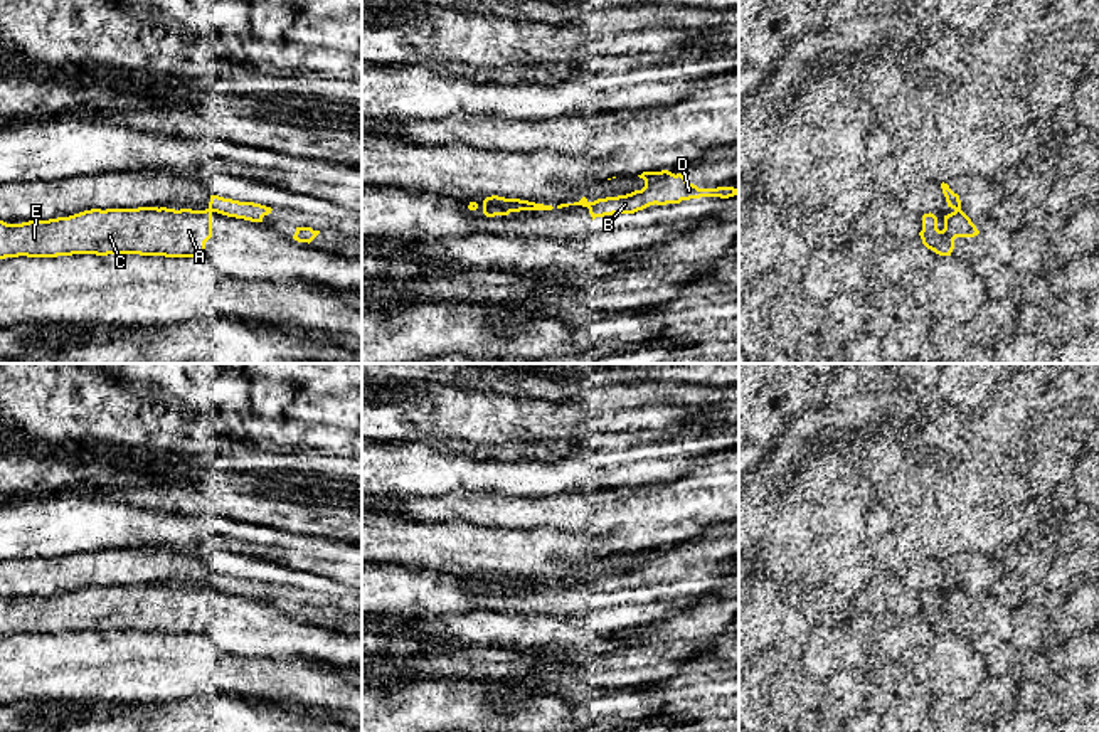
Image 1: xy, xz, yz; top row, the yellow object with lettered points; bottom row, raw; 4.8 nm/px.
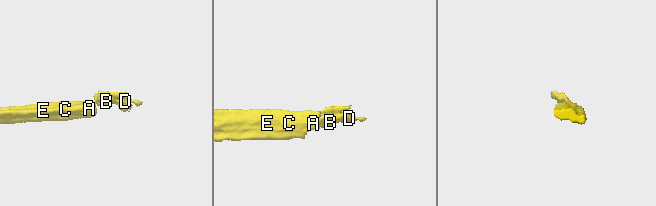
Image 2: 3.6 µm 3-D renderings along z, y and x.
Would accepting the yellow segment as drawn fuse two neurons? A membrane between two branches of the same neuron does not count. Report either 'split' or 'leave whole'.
leave whole

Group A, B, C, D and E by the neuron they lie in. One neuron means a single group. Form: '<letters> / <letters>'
A B C D E

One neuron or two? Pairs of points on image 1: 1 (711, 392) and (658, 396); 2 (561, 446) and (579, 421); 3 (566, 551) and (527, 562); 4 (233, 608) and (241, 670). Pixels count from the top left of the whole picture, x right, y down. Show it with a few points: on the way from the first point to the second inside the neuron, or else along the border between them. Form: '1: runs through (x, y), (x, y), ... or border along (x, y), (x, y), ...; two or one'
1: runs through (697, 394), (672, 394); one
2: border along (574, 440), (529, 443); two
3: runs through (556, 554), (537, 554); one
4: border along (221, 650), (238, 655), (270, 655), (278, 660); two

